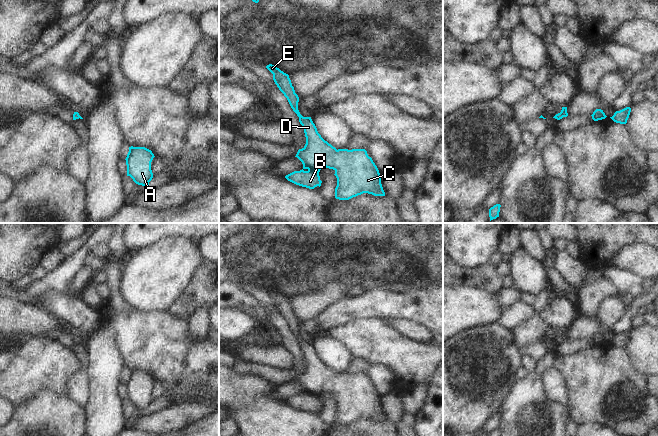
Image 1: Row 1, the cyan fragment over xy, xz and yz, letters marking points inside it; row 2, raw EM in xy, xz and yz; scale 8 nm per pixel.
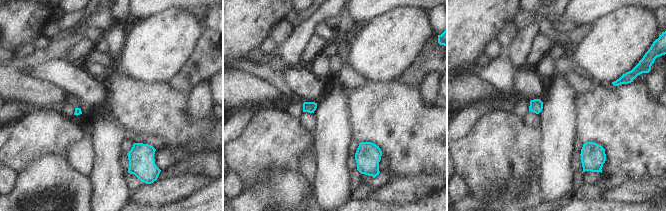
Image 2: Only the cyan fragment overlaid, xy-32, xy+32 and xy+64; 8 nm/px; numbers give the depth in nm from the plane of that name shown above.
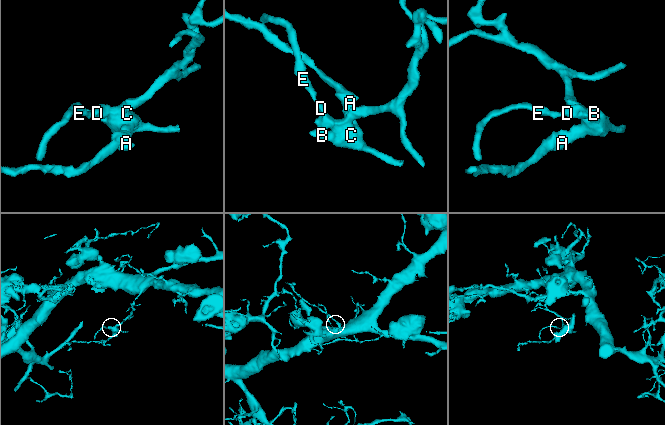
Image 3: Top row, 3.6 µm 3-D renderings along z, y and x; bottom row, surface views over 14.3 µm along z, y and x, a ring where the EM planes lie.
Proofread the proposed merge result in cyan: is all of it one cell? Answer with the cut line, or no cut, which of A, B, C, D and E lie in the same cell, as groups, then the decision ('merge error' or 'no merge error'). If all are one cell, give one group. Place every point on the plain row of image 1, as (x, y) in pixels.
no cut | A B C D E | no merge error

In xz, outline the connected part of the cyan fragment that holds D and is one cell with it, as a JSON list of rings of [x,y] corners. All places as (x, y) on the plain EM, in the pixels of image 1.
[[[269,288],[266,292],[273,298],[273,304],[279,314],[287,322],[291,332],[299,341],[299,346],[302,349],[306,361],[306,368],[302,373],[299,373],[296,380],[303,388],[303,393],[294,395],[285,400],[285,402],[302,411],[314,413],[321,410],[319,396],[324,391],[333,393],[337,402],[337,410],[335,412],[335,422],[339,424],[349,424],[363,417],[372,418],[374,420],[385,420],[381,408],[379,394],[372,382],[368,380],[365,373],[336,373],[327,365],[325,365],[318,357],[315,348],[311,341],[303,341],[298,334],[299,321],[295,317],[289,299],[281,295],[275,289]]]

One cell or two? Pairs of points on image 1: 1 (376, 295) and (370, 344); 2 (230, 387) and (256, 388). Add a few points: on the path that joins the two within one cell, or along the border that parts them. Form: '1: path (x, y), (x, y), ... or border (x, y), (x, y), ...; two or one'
1: border (381, 318), (355, 317), (350, 321); two
2: path (236, 387), (250, 387); one

